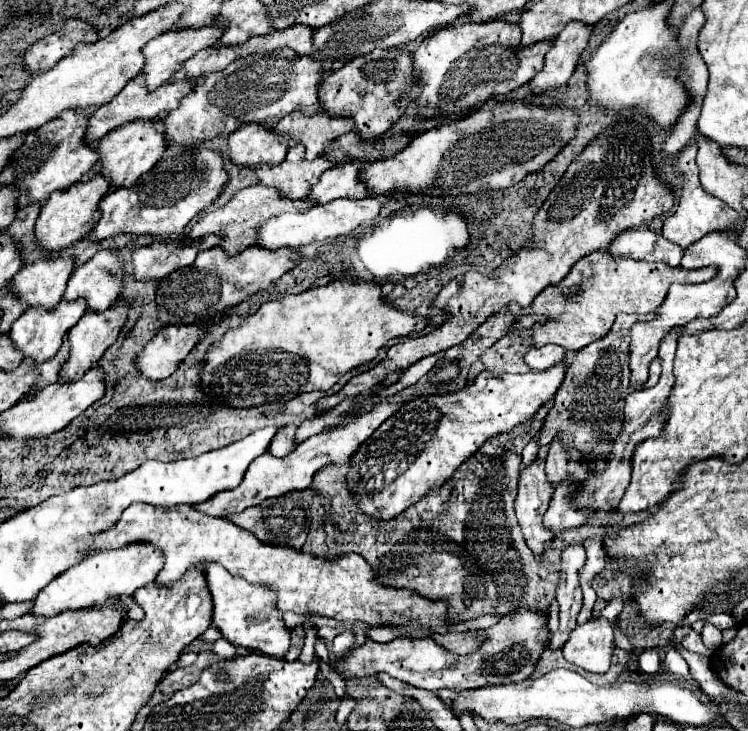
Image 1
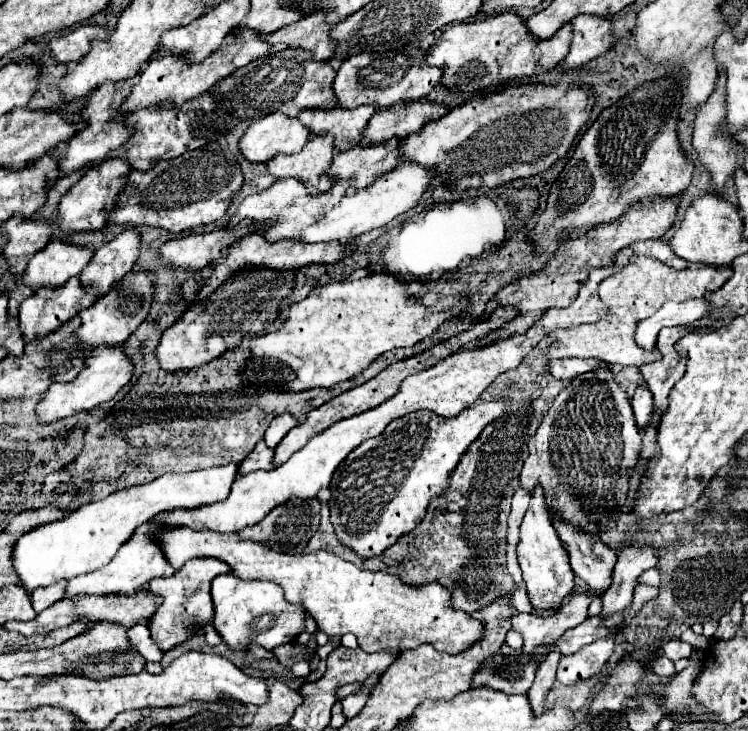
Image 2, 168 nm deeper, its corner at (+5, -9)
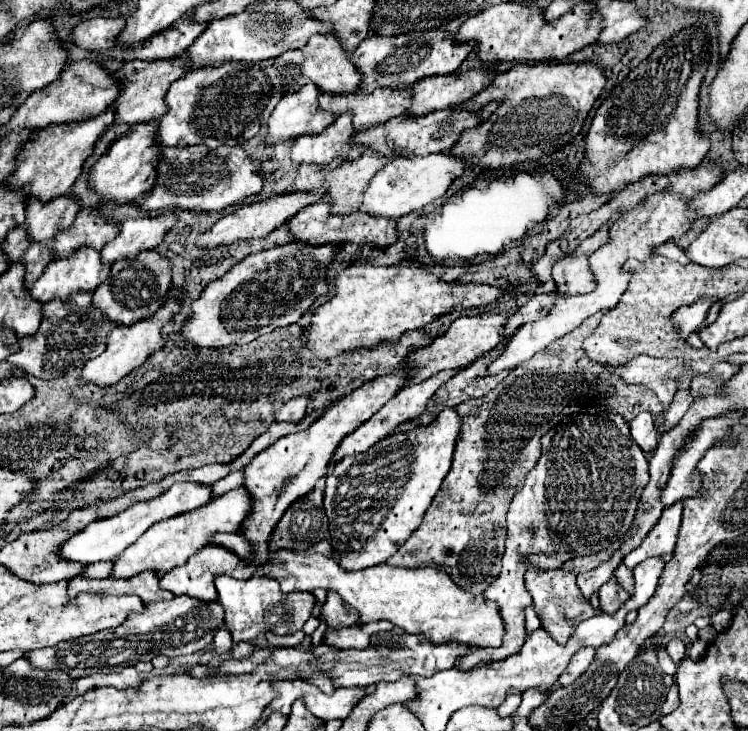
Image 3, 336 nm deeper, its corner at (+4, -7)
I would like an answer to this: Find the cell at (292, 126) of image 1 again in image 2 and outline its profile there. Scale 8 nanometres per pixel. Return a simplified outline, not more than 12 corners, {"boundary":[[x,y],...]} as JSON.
{"boundary":[[376,105],[308,109],[310,133],[332,133],[336,151],[358,145]]}

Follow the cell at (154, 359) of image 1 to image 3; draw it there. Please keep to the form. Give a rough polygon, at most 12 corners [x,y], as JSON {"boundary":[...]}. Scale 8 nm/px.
{"boundary":[[335,245],[247,255],[169,337],[245,345],[327,293]]}

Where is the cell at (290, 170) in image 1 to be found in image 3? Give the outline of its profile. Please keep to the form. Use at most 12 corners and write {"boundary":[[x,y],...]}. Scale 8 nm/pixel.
{"boundary":[[351,115],[337,117],[319,135],[291,147],[295,167],[329,165],[335,157],[357,159]]}

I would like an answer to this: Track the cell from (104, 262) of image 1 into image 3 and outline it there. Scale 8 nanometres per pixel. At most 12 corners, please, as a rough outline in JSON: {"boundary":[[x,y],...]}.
{"boundary":[[173,213],[127,219],[103,247],[113,265],[153,249],[173,227]]}

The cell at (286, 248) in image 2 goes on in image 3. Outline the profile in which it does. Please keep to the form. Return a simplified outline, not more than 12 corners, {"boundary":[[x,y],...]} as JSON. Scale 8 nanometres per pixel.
{"boundary":[[321,199],[285,225],[307,245],[395,243],[395,221],[331,215]]}

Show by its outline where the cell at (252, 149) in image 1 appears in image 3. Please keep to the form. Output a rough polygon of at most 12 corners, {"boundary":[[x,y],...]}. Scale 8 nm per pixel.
{"boundary":[[311,83],[285,95],[263,143],[317,135],[335,117],[317,107]]}

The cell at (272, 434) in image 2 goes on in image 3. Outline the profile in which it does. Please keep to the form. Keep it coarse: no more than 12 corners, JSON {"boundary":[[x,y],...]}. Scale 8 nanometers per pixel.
{"boundary":[[307,397],[287,401],[275,421],[299,423],[305,419]]}

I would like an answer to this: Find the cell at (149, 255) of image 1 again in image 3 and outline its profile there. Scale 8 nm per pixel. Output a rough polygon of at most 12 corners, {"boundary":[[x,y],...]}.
{"boundary":[[287,193],[245,205],[197,237],[213,249],[261,239],[281,227],[313,193]]}

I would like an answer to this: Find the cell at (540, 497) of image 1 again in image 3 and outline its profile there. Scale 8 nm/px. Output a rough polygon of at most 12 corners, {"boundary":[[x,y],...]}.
{"boundary":[[529,567],[525,587],[541,627],[565,643],[599,613],[575,573]]}

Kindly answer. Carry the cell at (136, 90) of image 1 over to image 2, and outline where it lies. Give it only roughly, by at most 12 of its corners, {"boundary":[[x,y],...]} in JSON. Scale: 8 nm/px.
{"boundary":[[232,29],[208,59],[148,61],[120,115],[184,101],[286,49]]}

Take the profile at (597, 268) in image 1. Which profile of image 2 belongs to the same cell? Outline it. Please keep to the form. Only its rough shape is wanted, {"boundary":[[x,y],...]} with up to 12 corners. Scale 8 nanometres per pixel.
{"boundary":[[618,253],[600,283],[608,315],[556,331],[552,357],[634,365],[660,359],[636,325],[666,301],[720,289],[732,267],[672,269]]}

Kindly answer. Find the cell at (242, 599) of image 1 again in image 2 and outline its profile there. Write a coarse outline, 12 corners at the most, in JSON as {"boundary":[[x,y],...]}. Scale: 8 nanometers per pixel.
{"boundary":[[212,581],[212,625],[232,651],[272,651],[306,629],[272,581]]}

